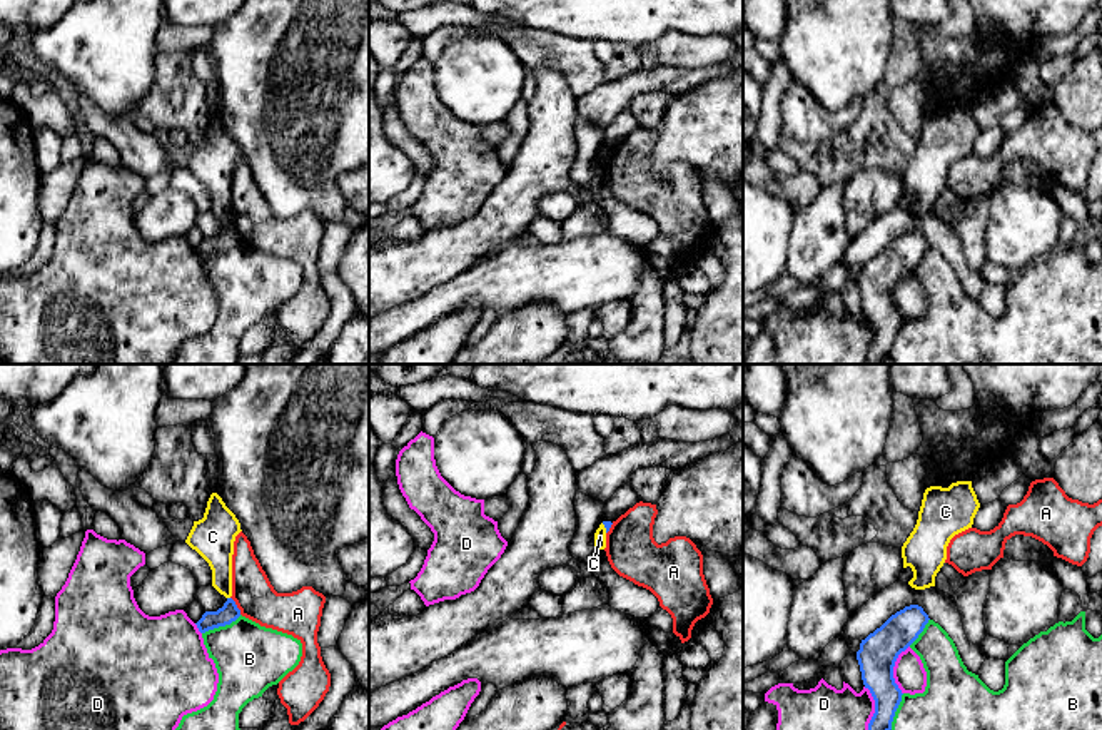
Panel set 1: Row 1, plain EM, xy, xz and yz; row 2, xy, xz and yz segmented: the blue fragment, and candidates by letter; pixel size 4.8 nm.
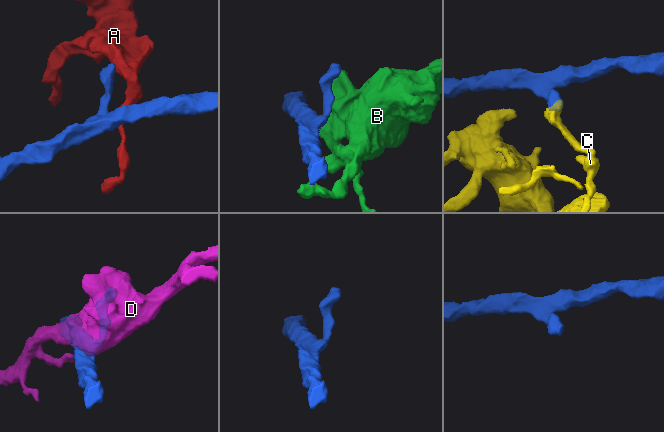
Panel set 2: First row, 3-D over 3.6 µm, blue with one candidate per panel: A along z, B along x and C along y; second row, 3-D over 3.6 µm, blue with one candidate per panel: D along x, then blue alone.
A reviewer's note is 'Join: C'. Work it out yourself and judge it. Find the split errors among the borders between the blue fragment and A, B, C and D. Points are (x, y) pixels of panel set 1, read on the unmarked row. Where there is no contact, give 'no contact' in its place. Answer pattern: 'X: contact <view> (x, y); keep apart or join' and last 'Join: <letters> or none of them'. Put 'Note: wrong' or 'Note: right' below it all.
A: contact xy (236, 231); keep apart
B: contact xy (221, 251); keep apart
C: contact xz (605, 152); keep apart
D: contact yz (875, 338); keep apart
Join: none of them
Note: wrong

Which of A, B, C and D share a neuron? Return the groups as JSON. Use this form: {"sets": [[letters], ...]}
{"sets": [["A"], ["B"], ["C"], ["D"]]}

